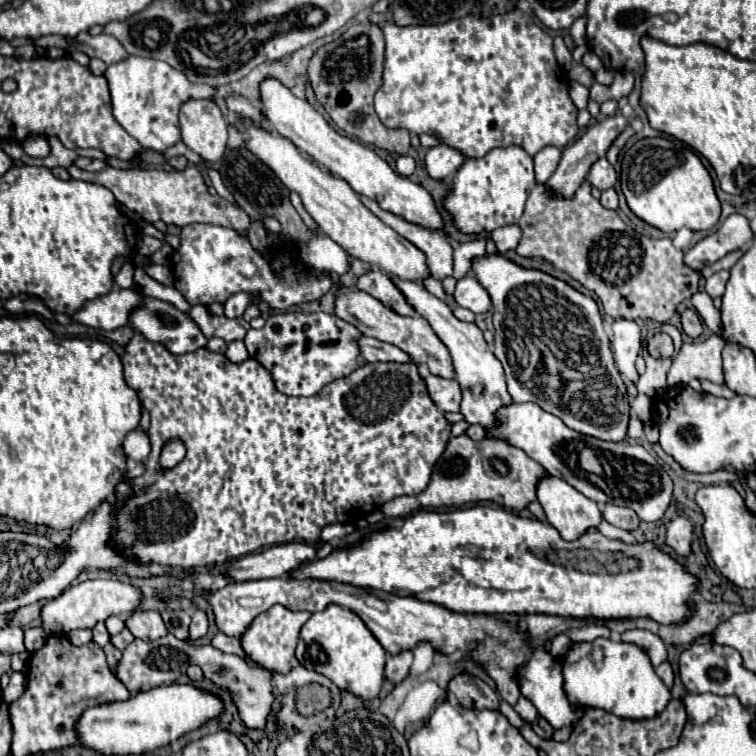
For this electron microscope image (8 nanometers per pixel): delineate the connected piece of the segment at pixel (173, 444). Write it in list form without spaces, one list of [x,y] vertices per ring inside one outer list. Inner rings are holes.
[[[170,440],[170,442],[164,446],[164,450],[162,450],[160,464],[162,464],[164,468],[172,468],[172,466],[176,466],[176,464],[184,458],[184,454],[186,454],[186,450],[184,450],[182,442],[180,442],[180,440]]]

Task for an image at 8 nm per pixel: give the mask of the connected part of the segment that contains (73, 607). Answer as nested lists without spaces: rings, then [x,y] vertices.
[[[86,580],[64,590],[58,598],[42,606],[40,618],[42,628],[50,636],[66,636],[76,628],[92,628],[96,622],[104,622],[108,616],[126,616],[136,610],[142,594],[124,582],[118,580]]]

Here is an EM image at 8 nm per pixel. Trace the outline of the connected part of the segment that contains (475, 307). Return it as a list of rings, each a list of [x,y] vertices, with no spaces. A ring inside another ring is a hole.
[[[466,276],[466,278],[458,280],[454,298],[456,298],[458,306],[468,308],[474,314],[484,314],[484,312],[492,310],[492,302],[490,302],[490,296],[488,296],[486,288],[480,286],[480,282],[472,276]]]

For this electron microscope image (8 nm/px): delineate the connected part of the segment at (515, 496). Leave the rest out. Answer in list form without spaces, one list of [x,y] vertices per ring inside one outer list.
[[[466,434],[450,438],[444,454],[432,470],[428,488],[418,496],[398,496],[382,506],[386,516],[406,516],[420,508],[458,508],[470,502],[496,502],[510,510],[524,510],[536,500],[536,488],[548,472],[528,458],[522,450],[508,446],[504,440],[474,442]]]

